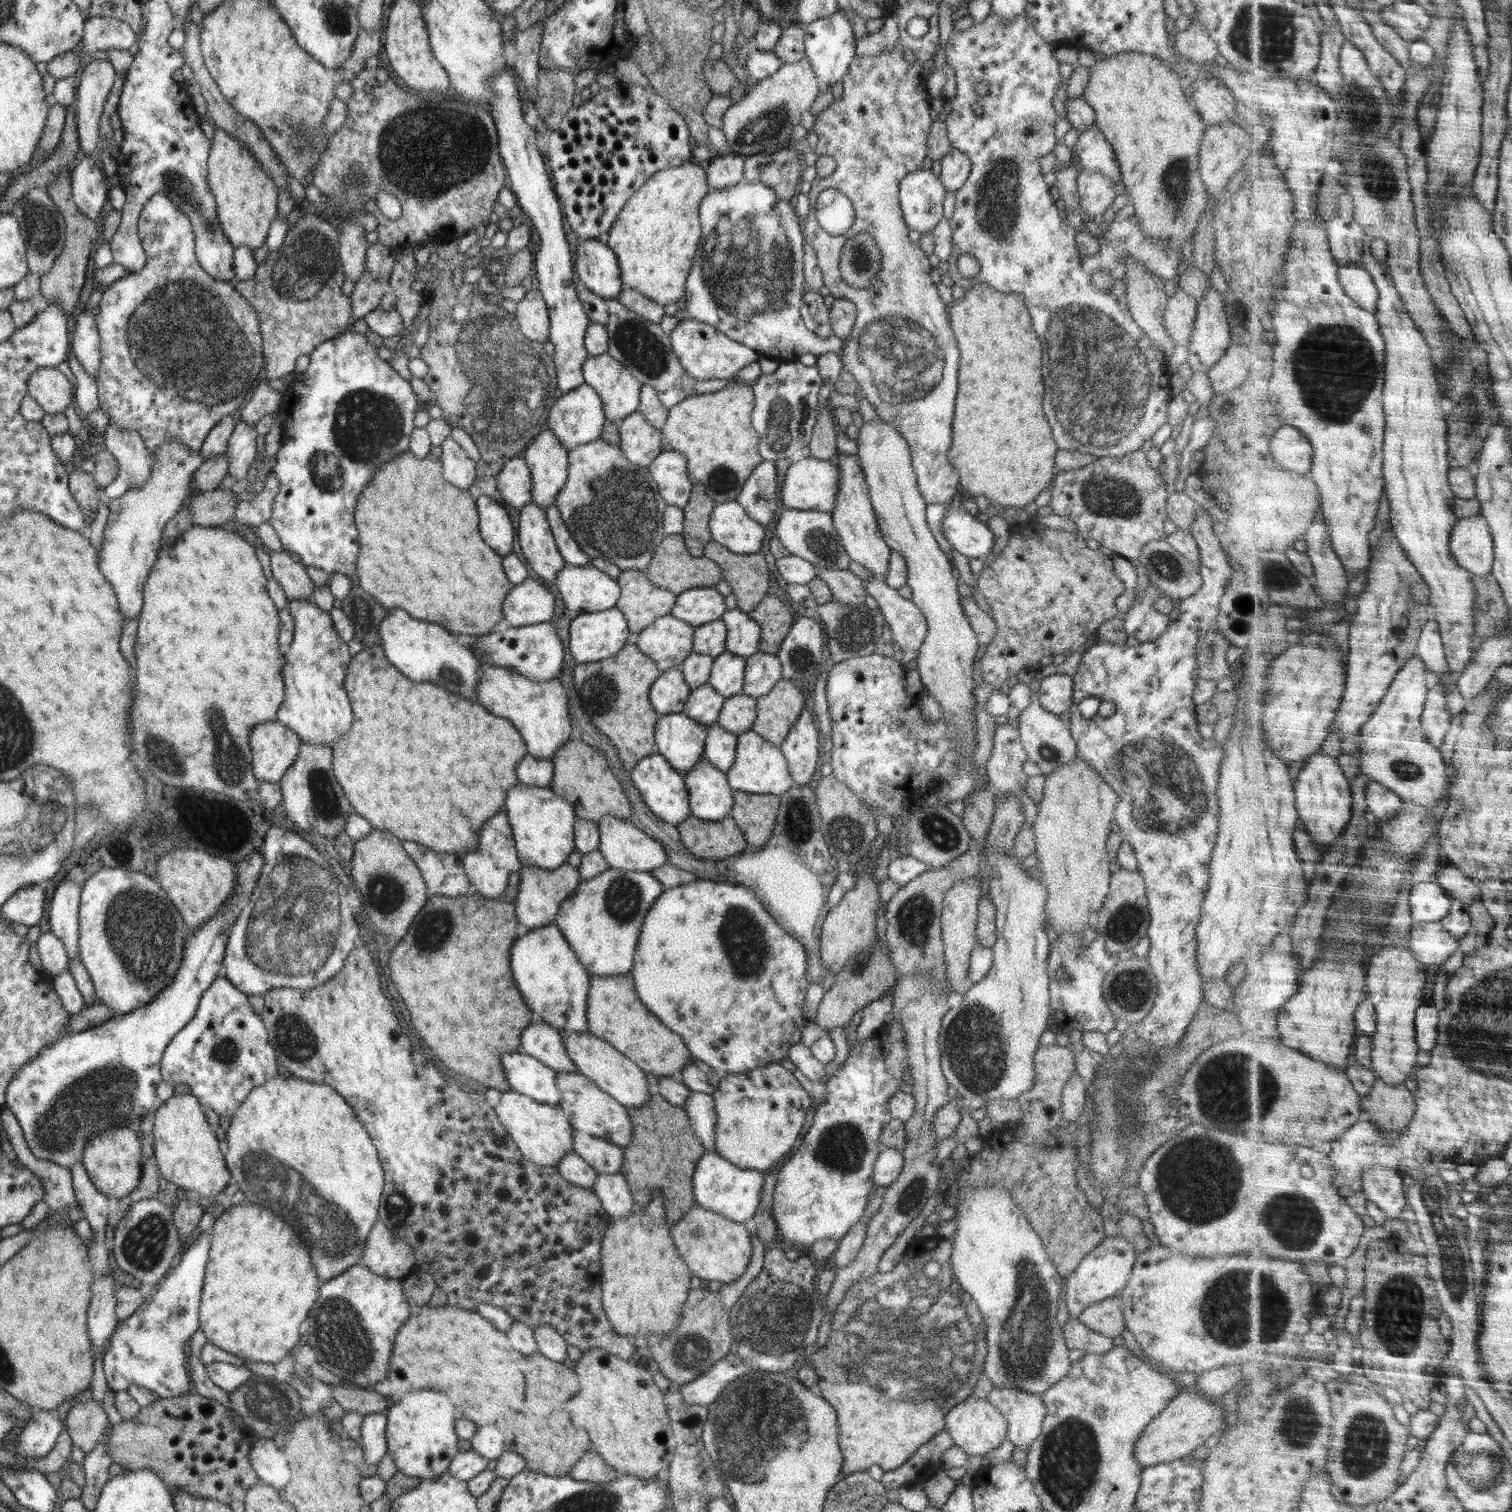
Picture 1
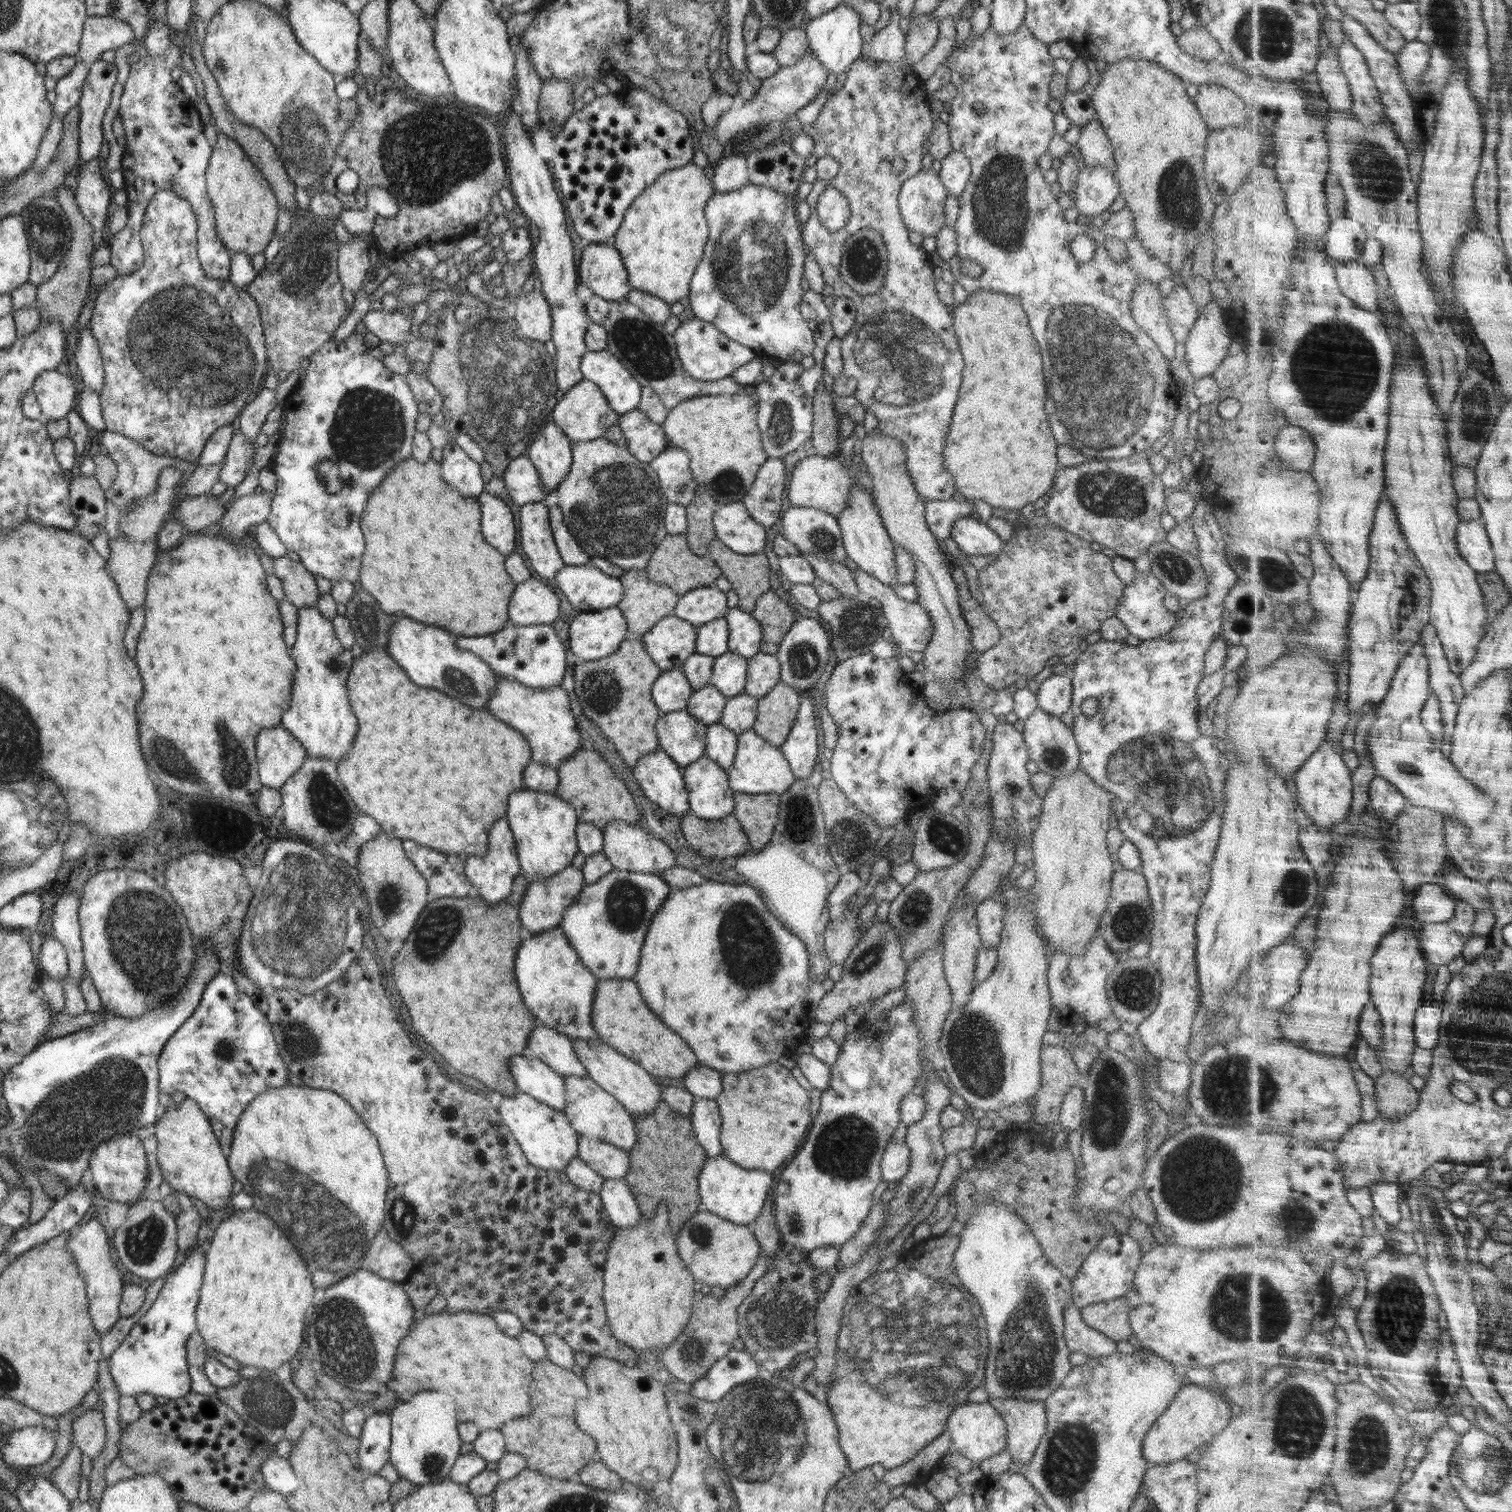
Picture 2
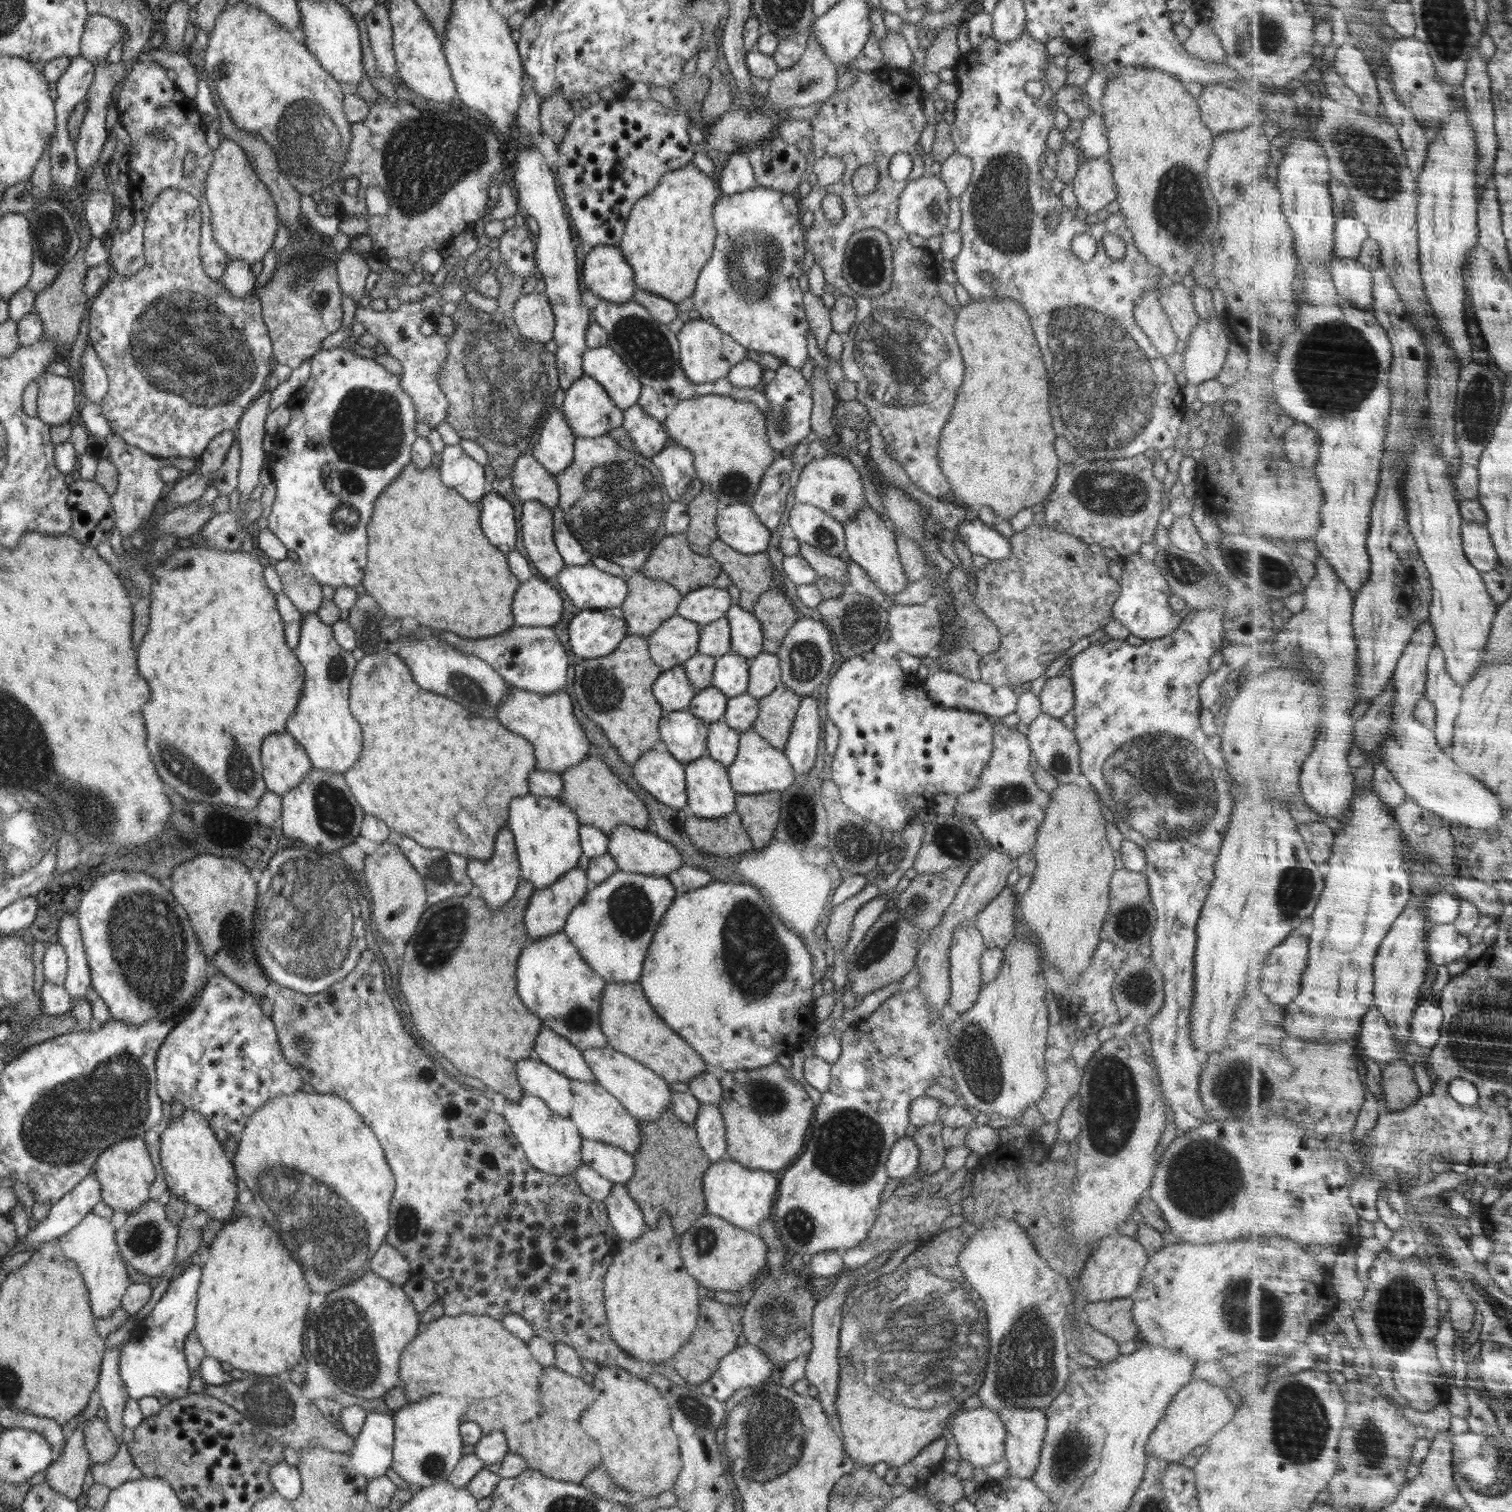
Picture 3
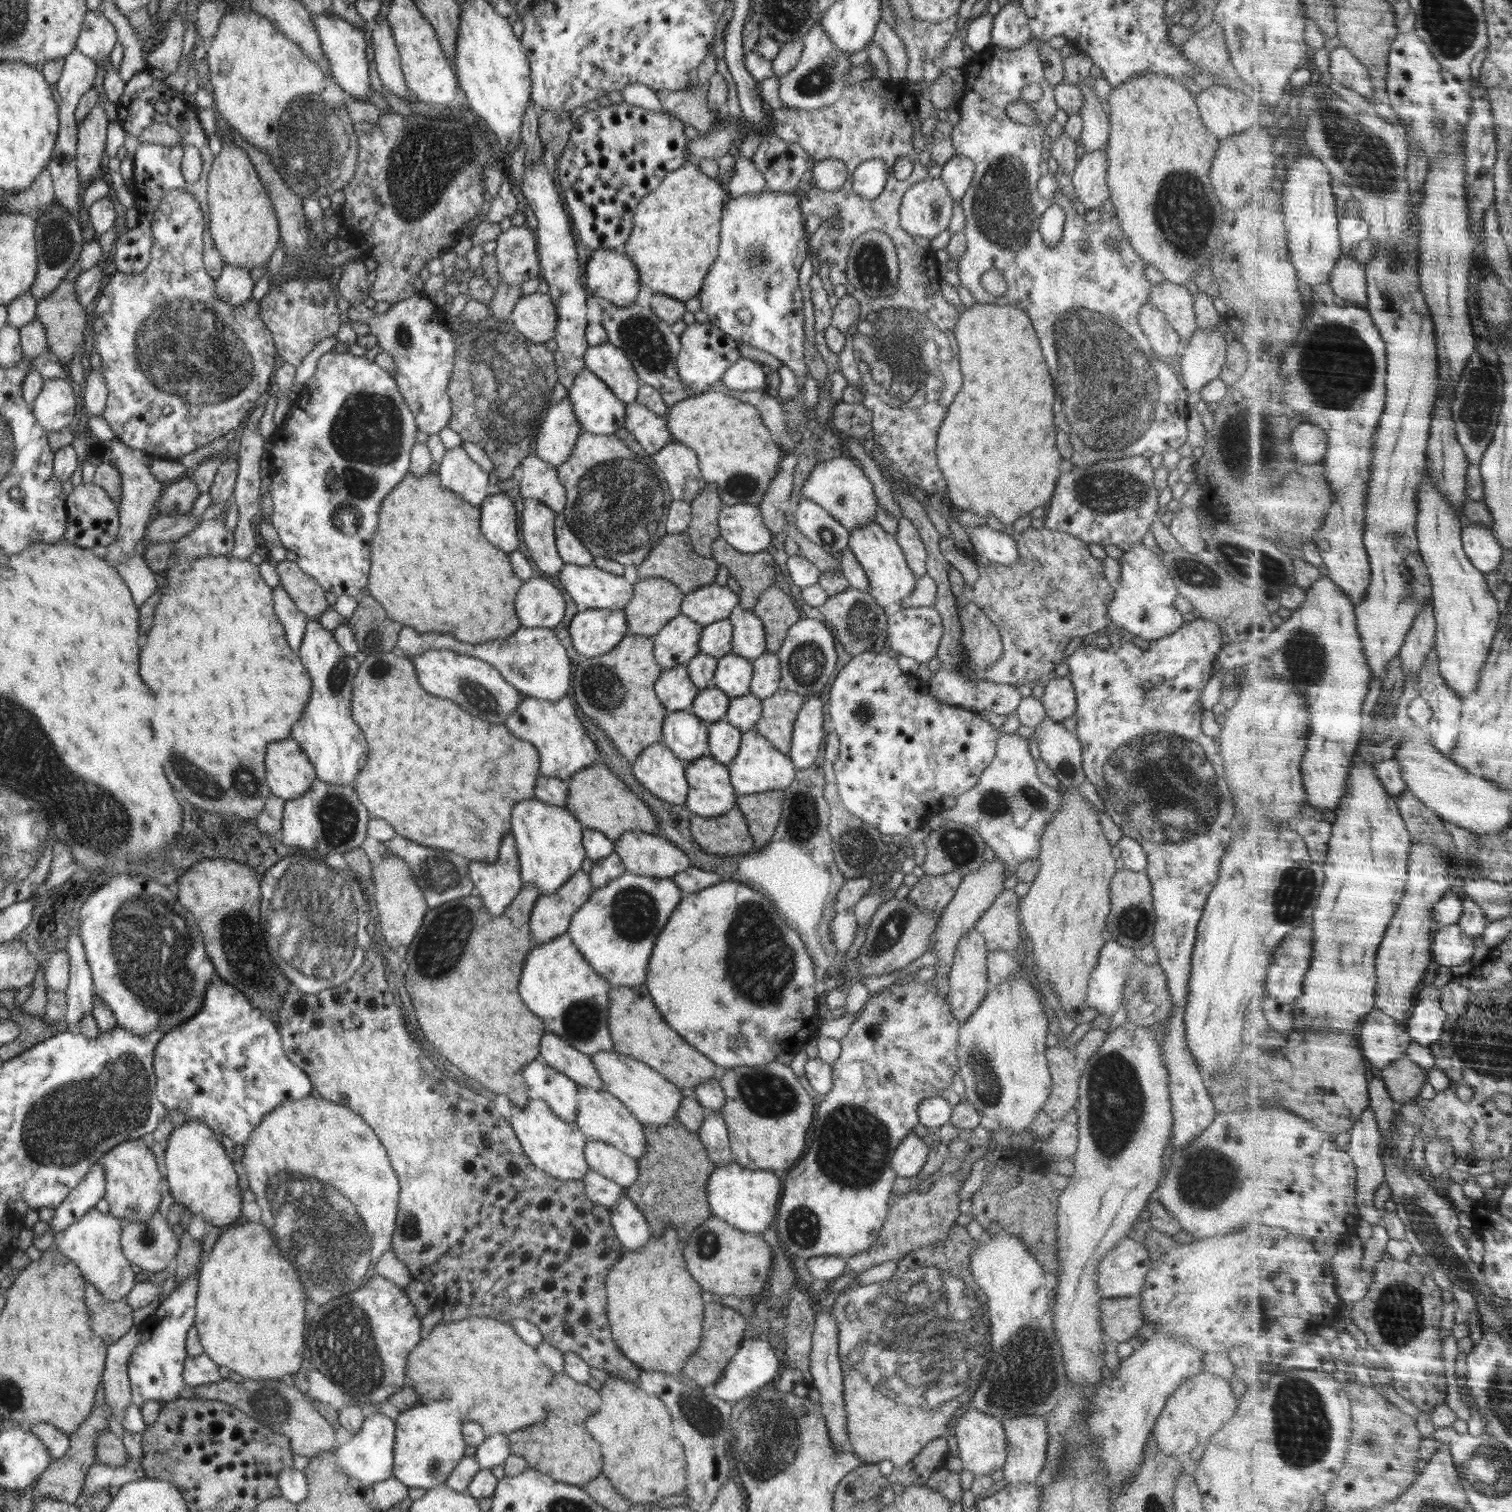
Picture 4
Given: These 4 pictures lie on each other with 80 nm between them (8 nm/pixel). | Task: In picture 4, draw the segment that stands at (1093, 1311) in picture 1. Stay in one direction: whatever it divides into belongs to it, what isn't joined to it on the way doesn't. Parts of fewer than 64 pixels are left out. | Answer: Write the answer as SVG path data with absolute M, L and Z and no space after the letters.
M1110 1297L1099 1302L1101 1329L1116 1344L1134 1342L1143 1325L1140 1297Z

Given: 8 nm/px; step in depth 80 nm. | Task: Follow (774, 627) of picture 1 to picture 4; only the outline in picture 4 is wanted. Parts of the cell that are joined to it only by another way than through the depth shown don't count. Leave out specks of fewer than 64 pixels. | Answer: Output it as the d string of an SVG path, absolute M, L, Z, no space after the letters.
M772 585L760 596L753 608L760 617L766 631L766 650L777 653L786 638L788 629L800 618L804 618L792 596Z

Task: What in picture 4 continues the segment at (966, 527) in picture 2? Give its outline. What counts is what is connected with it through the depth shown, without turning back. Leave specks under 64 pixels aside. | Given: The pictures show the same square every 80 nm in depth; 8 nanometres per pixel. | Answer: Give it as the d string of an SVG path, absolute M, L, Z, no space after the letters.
M988 525L967 529L975 554L988 558L992 563L1009 565L1019 557L1018 547L1012 536L992 530Z

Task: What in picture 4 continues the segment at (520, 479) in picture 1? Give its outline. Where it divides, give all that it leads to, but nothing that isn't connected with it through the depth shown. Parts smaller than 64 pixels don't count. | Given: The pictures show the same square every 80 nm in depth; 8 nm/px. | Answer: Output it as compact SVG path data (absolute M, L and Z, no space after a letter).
M527 456L519 466L522 478L519 481L522 498L534 498L548 505L555 513L563 512L566 506L566 491L557 477L557 469L538 456Z

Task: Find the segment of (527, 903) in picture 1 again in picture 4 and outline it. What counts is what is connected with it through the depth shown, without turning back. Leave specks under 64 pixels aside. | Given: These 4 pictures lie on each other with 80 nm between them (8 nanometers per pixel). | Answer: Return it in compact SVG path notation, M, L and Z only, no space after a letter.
M576 871L556 894L540 894L529 918L529 927L536 943L550 942L567 932L571 917L588 902L593 891L590 876Z

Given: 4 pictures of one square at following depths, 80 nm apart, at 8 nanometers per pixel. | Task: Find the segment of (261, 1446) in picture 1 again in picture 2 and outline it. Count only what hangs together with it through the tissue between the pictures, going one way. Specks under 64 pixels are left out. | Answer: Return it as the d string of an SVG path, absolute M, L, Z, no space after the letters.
M272 1451L265 1456L260 1465L260 1472L266 1487L282 1494L284 1498L294 1494L298 1488L298 1479L289 1460L278 1455L277 1451Z

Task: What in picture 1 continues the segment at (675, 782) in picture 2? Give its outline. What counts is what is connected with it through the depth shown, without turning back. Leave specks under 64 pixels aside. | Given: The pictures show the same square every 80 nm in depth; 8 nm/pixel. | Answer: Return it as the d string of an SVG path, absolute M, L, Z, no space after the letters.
M653 752L640 759L629 773L634 786L640 791L642 800L658 818L668 824L677 825L691 815L684 777L680 776L660 753Z

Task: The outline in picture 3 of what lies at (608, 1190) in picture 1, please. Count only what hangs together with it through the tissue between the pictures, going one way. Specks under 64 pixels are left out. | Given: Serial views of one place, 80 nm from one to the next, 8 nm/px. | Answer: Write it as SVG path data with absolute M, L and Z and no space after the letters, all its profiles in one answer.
M613 1183L604 1201L610 1224L621 1240L635 1241L648 1226L638 1203L622 1183Z

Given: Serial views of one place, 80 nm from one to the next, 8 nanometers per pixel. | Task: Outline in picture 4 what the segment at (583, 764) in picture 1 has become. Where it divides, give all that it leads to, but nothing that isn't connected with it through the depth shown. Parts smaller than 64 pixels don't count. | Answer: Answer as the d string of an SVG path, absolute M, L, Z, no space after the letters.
M600 761L585 766L569 776L565 808L583 827L603 832L613 843L622 836L623 832L629 830L658 835L658 821L648 805Z

